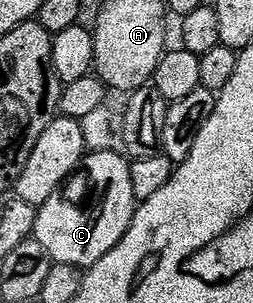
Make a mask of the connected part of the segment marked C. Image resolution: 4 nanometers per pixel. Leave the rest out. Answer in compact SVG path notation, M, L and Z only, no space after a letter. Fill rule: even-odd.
M113 151L88 152L83 158L82 168L87 169L91 177L91 206L88 209L78 209L71 201L66 201L63 195L50 197L44 205L38 206L39 214L35 224L34 240L41 243L41 247L57 265L77 265L90 267L96 265L129 231L131 220L135 218L137 202L133 195L133 181L131 179L131 161L123 153Z

